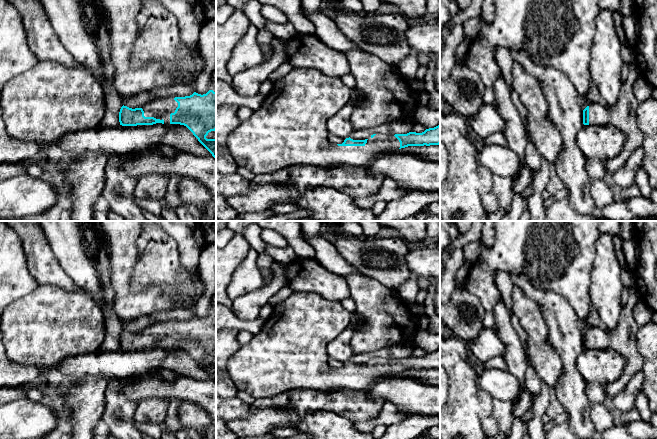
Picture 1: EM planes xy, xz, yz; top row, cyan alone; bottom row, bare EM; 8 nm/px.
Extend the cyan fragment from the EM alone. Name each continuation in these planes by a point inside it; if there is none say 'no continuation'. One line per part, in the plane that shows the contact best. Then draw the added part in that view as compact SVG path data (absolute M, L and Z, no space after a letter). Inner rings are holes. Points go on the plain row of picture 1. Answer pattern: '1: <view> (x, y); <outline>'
1: xz (290, 352); M293 292L285 301L273 307L272 315L264 321L261 331L229 358L226 366L227 374L238 391L246 392L254 399L276 396L295 389L318 392L367 391L380 379L399 373L400 366L394 359L386 358L376 358L373 362L368 362L364 370L338 370L328 364L328 344L348 327L352 317L353 313L345 309L341 302L329 301L312 292Z

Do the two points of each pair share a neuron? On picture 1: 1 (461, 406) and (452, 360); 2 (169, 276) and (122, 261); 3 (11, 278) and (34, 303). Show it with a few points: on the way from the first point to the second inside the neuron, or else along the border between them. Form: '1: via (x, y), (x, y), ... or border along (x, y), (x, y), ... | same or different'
1: via (461, 395), (461, 374), (459, 371) | same
2: border along (136, 241), (138, 256), (131, 278), (136, 289) | different
3: border along (39, 285), (10, 304) | different

